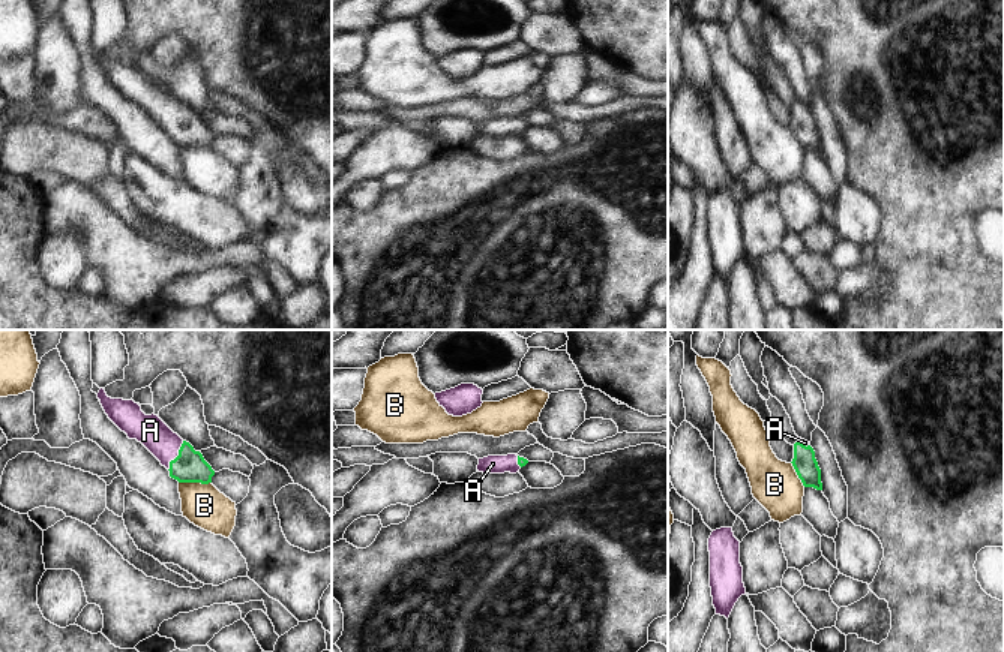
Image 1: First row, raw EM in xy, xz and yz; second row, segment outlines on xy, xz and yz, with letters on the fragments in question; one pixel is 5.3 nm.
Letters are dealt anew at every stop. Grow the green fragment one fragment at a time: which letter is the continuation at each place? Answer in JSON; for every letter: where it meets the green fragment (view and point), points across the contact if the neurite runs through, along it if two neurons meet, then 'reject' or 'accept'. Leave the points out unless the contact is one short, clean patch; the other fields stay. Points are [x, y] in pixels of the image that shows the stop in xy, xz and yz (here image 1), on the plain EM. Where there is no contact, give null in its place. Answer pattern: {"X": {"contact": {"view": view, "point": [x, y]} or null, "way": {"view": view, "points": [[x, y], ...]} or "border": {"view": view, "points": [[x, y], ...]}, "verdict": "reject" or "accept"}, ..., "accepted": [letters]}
{"A": {"contact": {"view": "xy", "point": [177, 120]}, "way": {"view": "xy", "points": [[189, 131], [177, 120], [150, 95]]}, "verdict": "accept"}, "B": {"contact": {"view": "xy", "point": [195, 146]}, "verdict": "reject"}, "accepted": ["A"]}

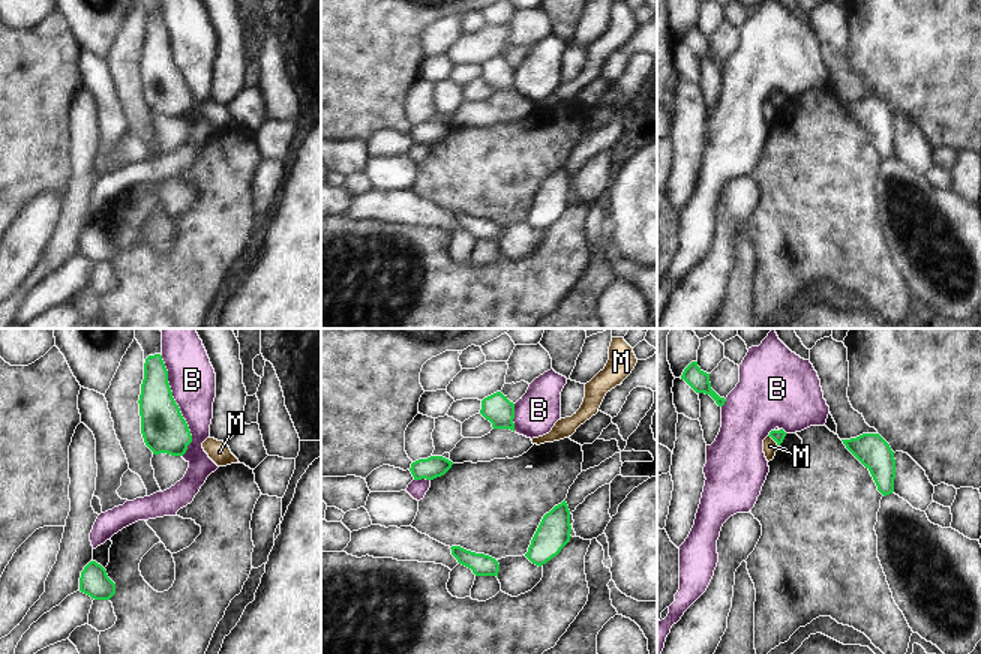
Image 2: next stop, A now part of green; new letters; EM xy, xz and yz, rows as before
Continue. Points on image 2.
{"B": {"contact": {"view": "xy", "point": [177, 71]}, "verdict": "reject"}, "M": {"contact": {"view": "yz", "point": [774, 104]}, "verdict": "reject"}, "accepted": []}

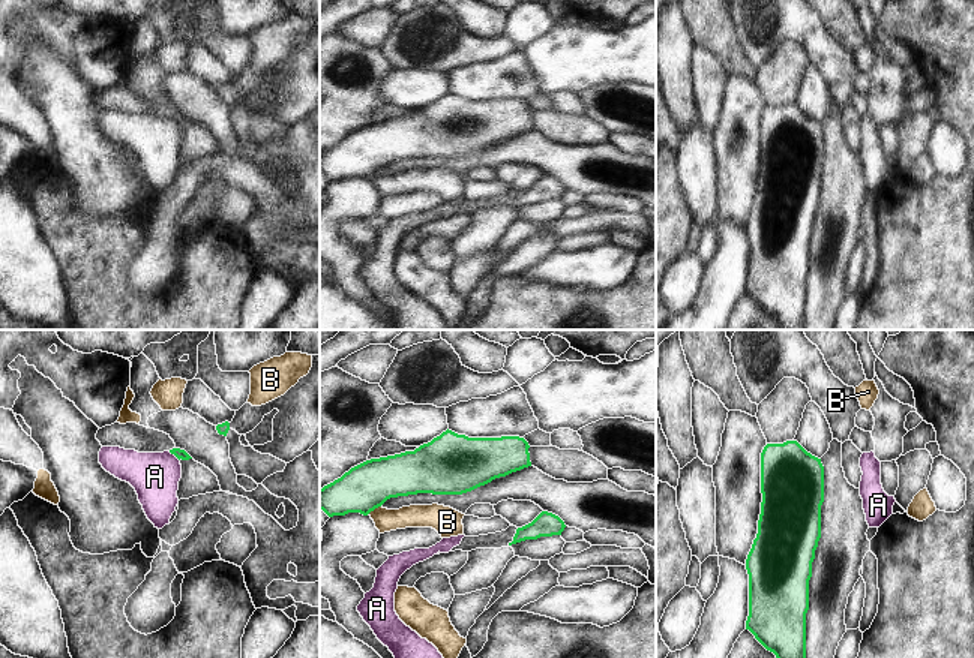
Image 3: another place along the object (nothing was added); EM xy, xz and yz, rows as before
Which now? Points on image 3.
{"A": {"contact": {"view": "xy", "point": [174, 119]}, "way": {"view": "xy", "points": [[179, 117], [174, 119], [155, 141]]}, "verdict": "accept"}, "B": {"contact": {"view": "xz", "point": [374, 173]}, "verdict": "reject"}, "accepted": ["A"]}

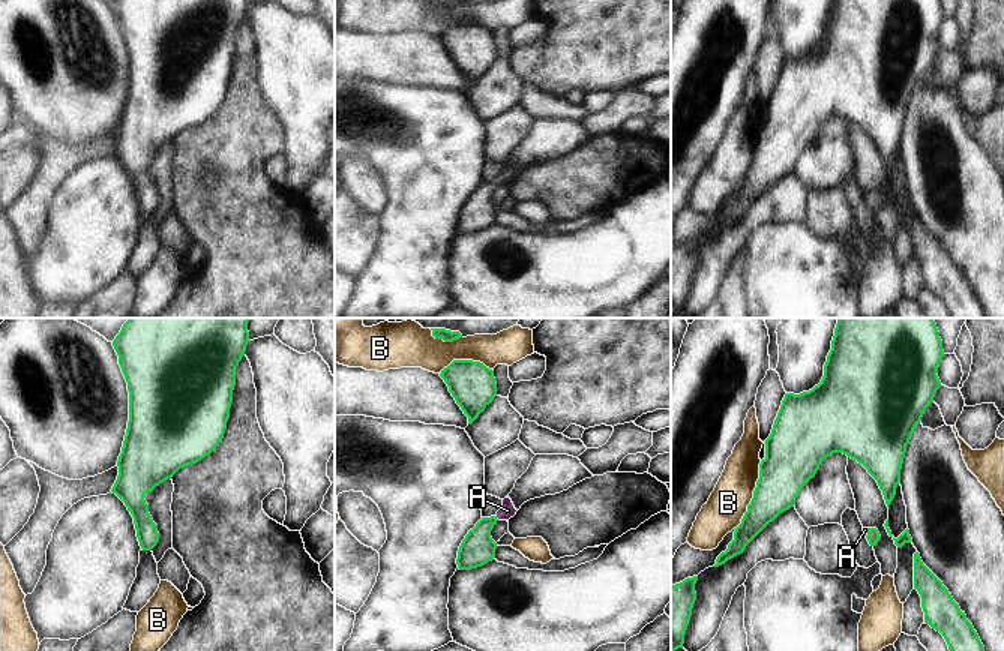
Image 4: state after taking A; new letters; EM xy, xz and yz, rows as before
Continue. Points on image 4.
{"A": {"contact": {"view": "xz", "point": [495, 182]}, "way": {"view": "xz", "points": [[477, 212], [480, 197], [495, 182], [508, 174]]}, "verdict": "accept"}, "B": {"contact": {"view": "yz", "point": [754, 159]}, "verdict": "reject"}, "accepted": ["A"]}

